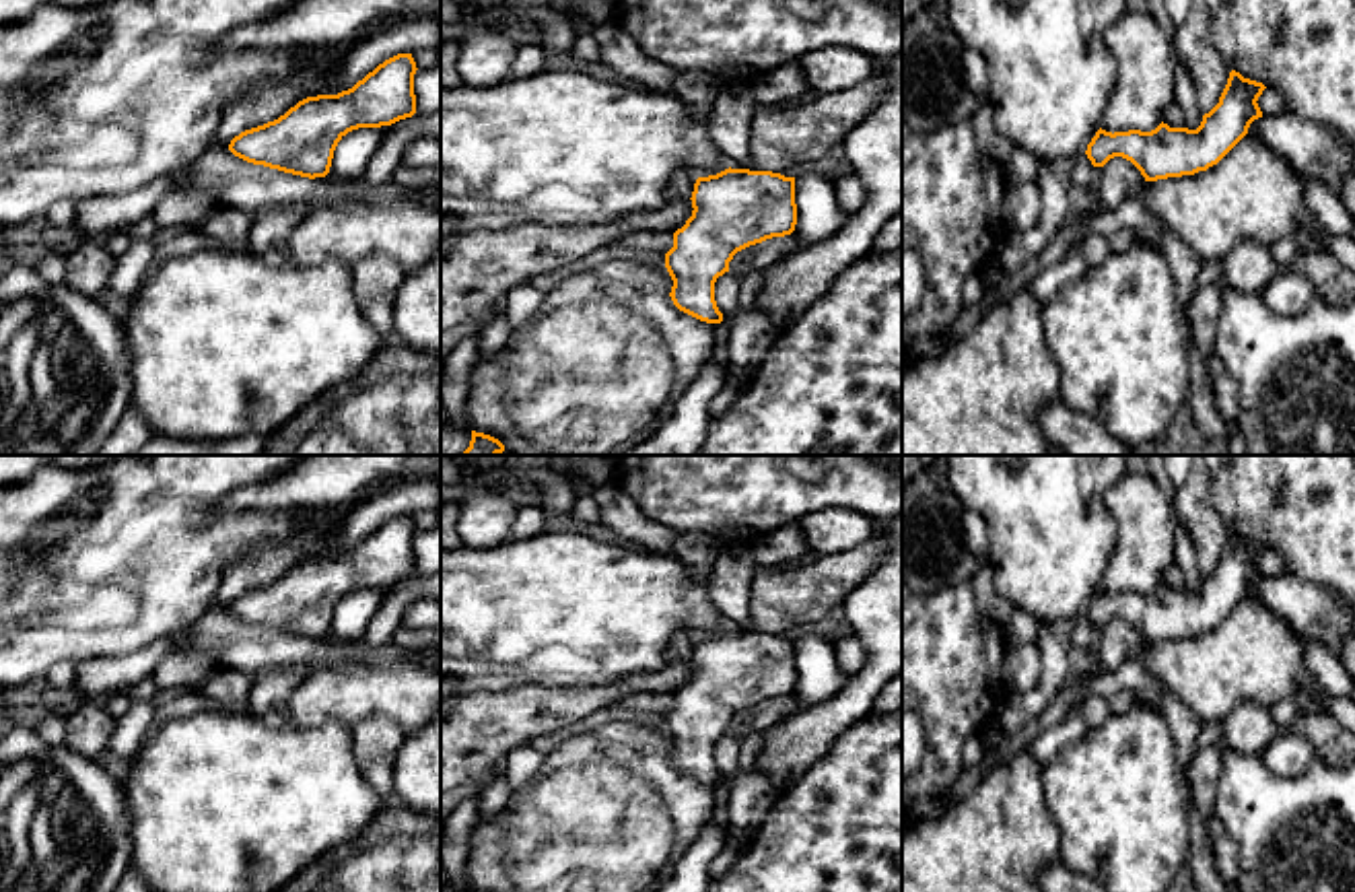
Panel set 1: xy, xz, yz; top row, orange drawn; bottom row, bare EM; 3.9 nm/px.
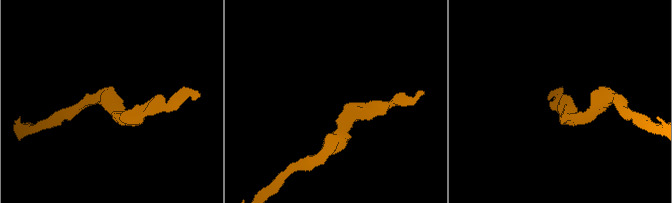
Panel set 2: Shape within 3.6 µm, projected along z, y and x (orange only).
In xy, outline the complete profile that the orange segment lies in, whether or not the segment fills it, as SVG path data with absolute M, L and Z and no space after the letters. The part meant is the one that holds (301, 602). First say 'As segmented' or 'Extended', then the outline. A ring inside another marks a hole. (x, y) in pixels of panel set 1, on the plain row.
As segmented. M397 515L352 550L299 562L284 577L235 597L229 612L253 626L325 639L338 604L358 589L391 587L416 575L412 515Z

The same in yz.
As segmented. M1231 531L1219 564L1203 577L1203 583L1196 591L1170 589L1163 583L1151 593L1128 591L1112 595L1100 589L1087 606L1085 616L1093 628L1104 628L1110 620L1122 618L1141 632L1145 643L1207 632L1209 628L1217 626L1248 595L1248 589L1254 581L1262 579L1256 562L1264 550L1266 548L1262 544L1244 540L1240 534Z

